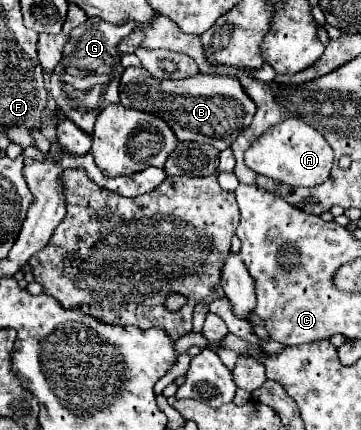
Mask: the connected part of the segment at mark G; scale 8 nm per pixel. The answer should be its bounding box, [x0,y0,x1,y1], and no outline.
[50,17,124,133]

